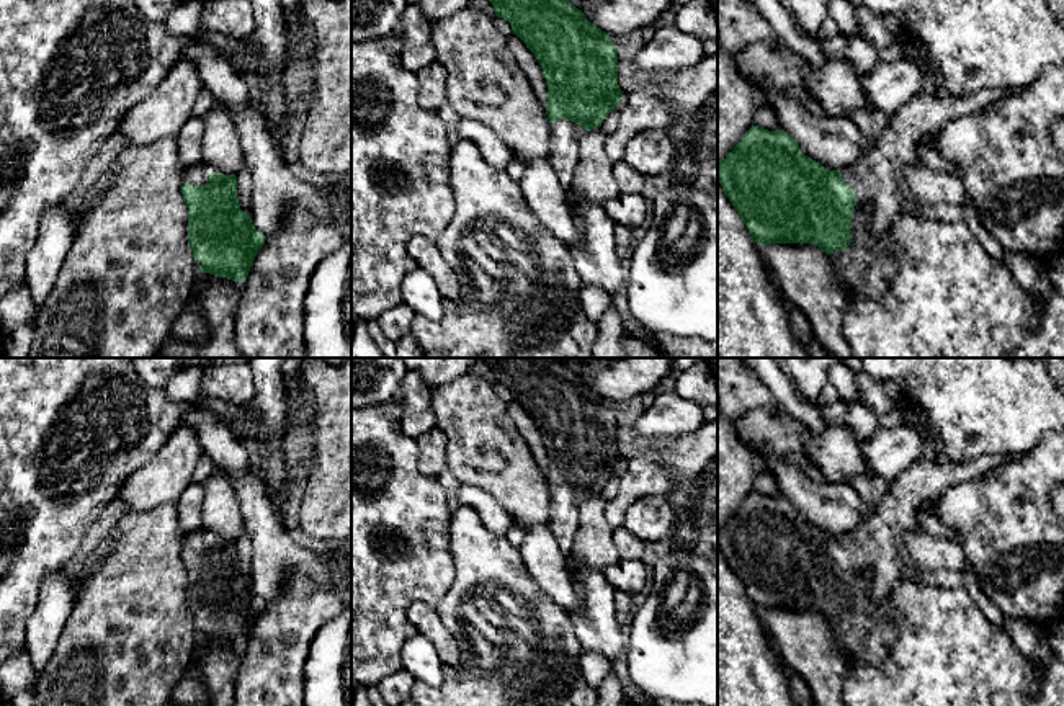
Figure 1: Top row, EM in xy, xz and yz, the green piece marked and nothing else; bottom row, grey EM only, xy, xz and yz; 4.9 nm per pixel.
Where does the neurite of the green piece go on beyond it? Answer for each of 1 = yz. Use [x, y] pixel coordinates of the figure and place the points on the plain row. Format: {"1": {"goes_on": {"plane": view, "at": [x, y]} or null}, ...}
{"1": {"goes_on": {"plane": "yz", "at": [876, 543]}}}

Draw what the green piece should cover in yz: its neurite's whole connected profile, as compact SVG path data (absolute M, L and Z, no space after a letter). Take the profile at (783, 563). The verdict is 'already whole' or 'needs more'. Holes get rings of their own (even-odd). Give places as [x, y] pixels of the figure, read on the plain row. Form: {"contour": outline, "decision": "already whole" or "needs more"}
{"contour": "M945 451L935 461L922 458L896 480L881 487L879 505L866 521L852 533L832 538L804 521L798 508L783 495L768 497L752 492L735 513L718 526L718 547L758 611L812 610L827 621L847 616L852 608L852 582L858 567L870 565L874 570L871 580L874 600L887 598L904 577L901 539L915 528L917 507L922 502L1013 458L1017 456L987 454L956 462Z", "decision": "needs more"}

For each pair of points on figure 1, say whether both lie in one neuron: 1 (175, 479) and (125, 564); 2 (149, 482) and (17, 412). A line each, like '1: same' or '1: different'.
1: different
2: different

